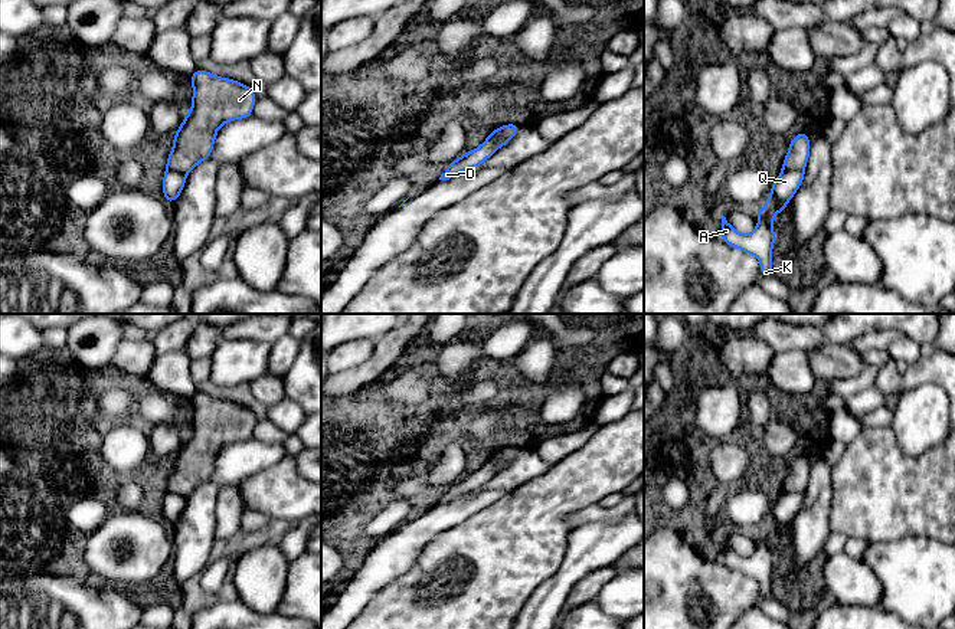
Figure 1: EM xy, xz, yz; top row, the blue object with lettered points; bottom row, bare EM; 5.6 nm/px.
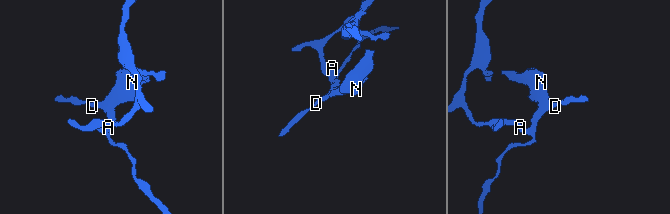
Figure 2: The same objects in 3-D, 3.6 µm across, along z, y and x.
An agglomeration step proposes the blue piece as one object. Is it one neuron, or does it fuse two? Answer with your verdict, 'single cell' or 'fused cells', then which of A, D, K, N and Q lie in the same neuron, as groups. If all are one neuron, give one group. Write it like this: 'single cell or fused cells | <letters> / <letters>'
fused cells | A D K Q / N

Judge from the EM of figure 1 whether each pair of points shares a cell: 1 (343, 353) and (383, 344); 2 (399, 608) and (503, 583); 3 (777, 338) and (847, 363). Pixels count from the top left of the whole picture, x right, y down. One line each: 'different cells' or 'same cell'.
1: different cells
2: same cell
3: same cell

